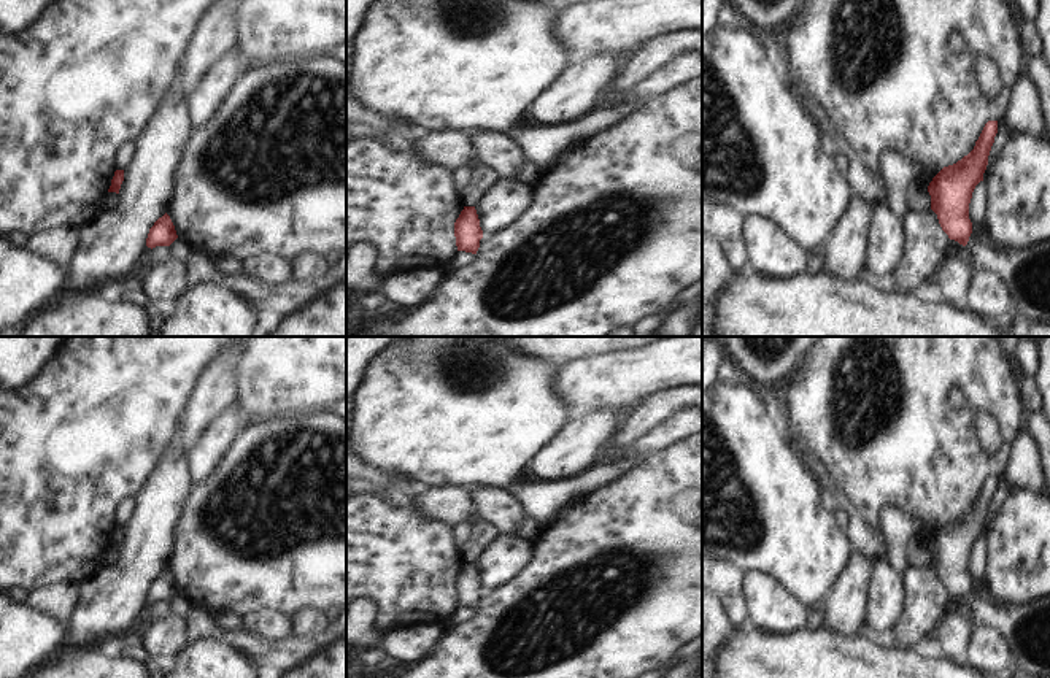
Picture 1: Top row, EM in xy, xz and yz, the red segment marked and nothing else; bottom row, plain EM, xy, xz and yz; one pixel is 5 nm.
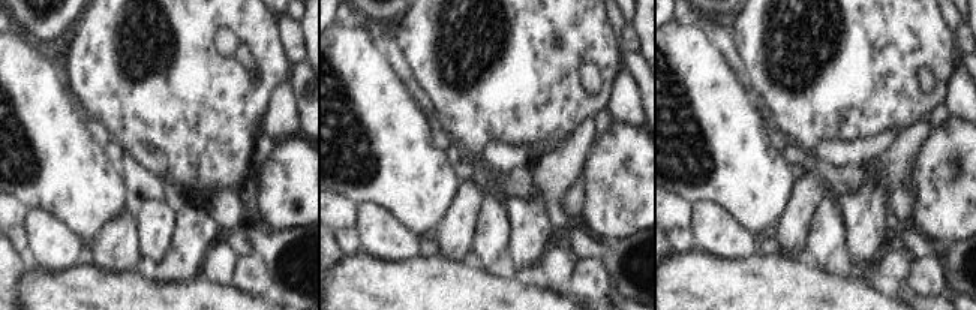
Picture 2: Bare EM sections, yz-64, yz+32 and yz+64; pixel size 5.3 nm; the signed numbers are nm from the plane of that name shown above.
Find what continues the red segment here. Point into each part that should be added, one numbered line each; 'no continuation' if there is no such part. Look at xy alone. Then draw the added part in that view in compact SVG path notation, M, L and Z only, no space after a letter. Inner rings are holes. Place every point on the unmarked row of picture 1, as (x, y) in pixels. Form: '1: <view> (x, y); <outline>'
no continuation

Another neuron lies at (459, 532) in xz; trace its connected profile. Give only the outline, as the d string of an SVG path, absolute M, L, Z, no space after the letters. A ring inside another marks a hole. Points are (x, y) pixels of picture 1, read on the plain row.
M461 521L451 527L451 538L456 546L462 546L470 538L470 521Z

